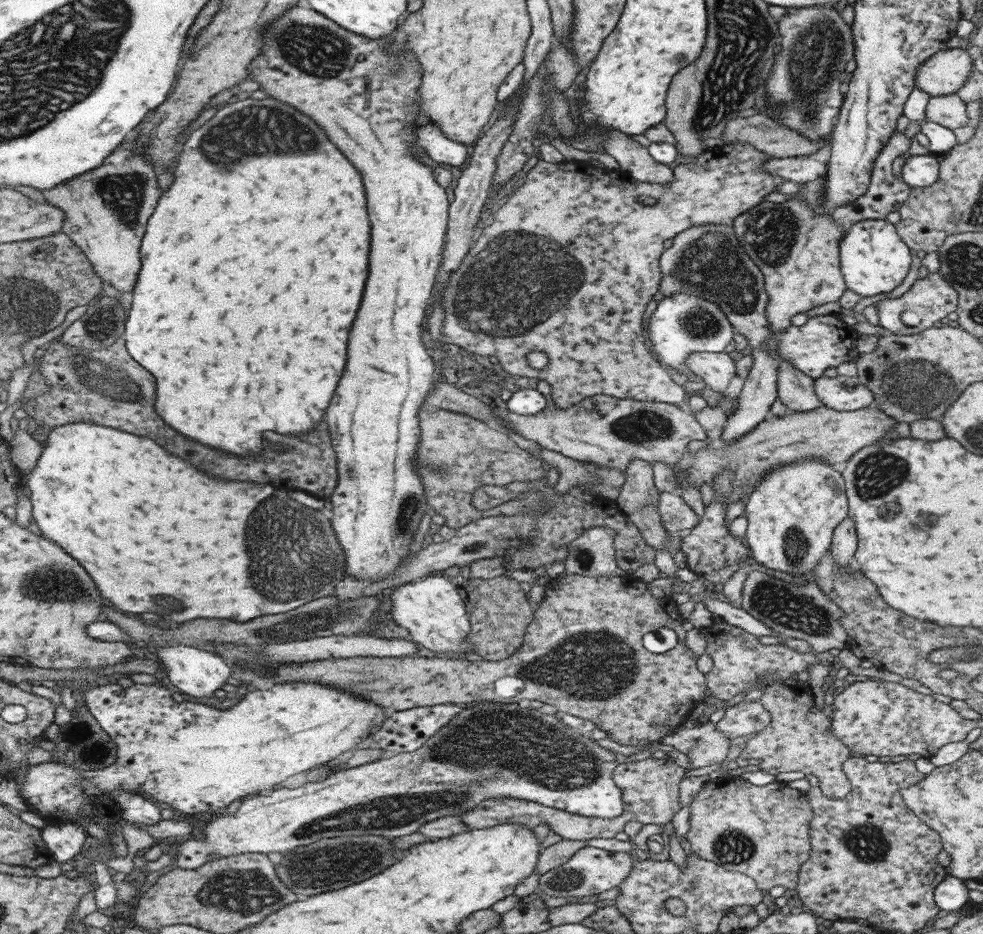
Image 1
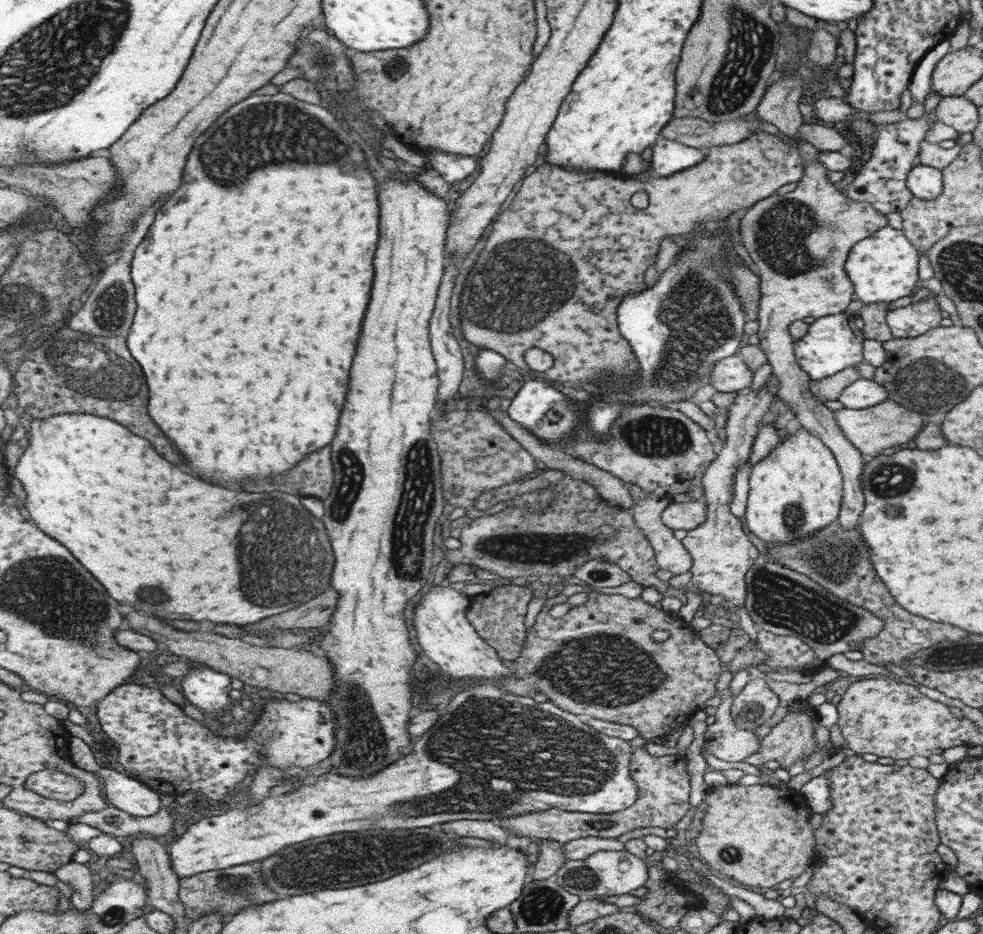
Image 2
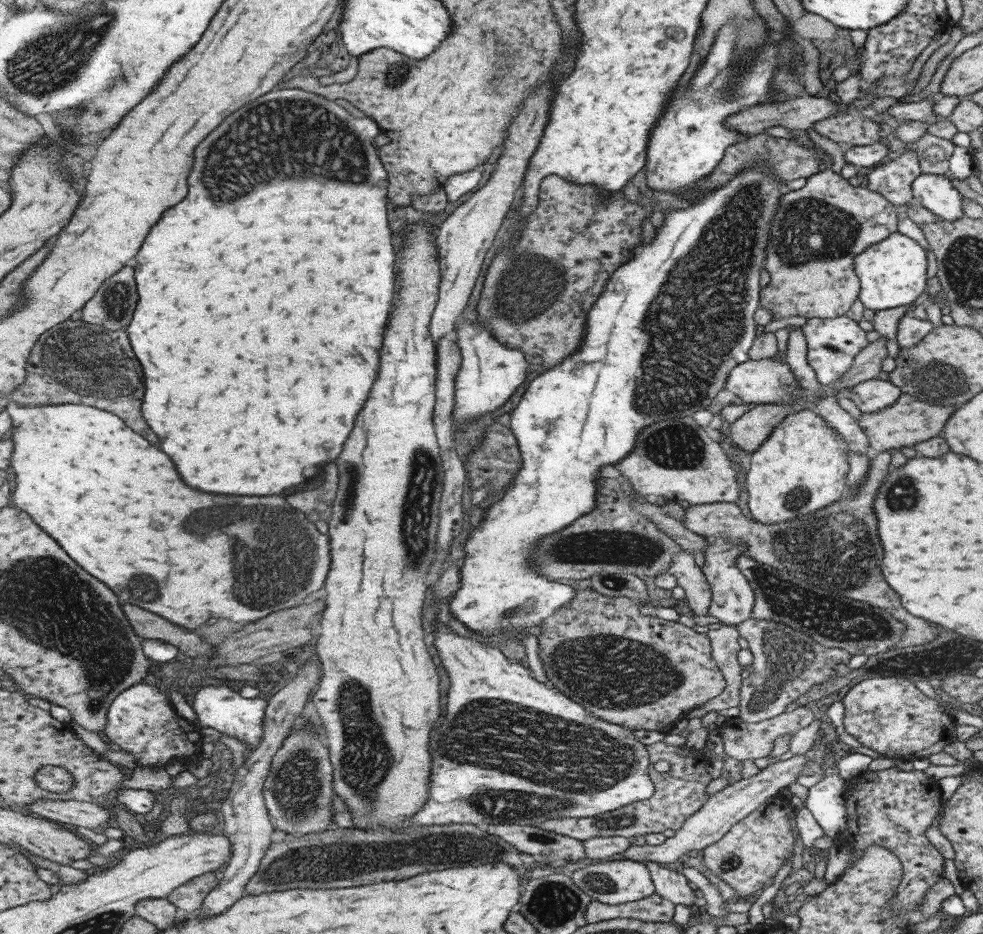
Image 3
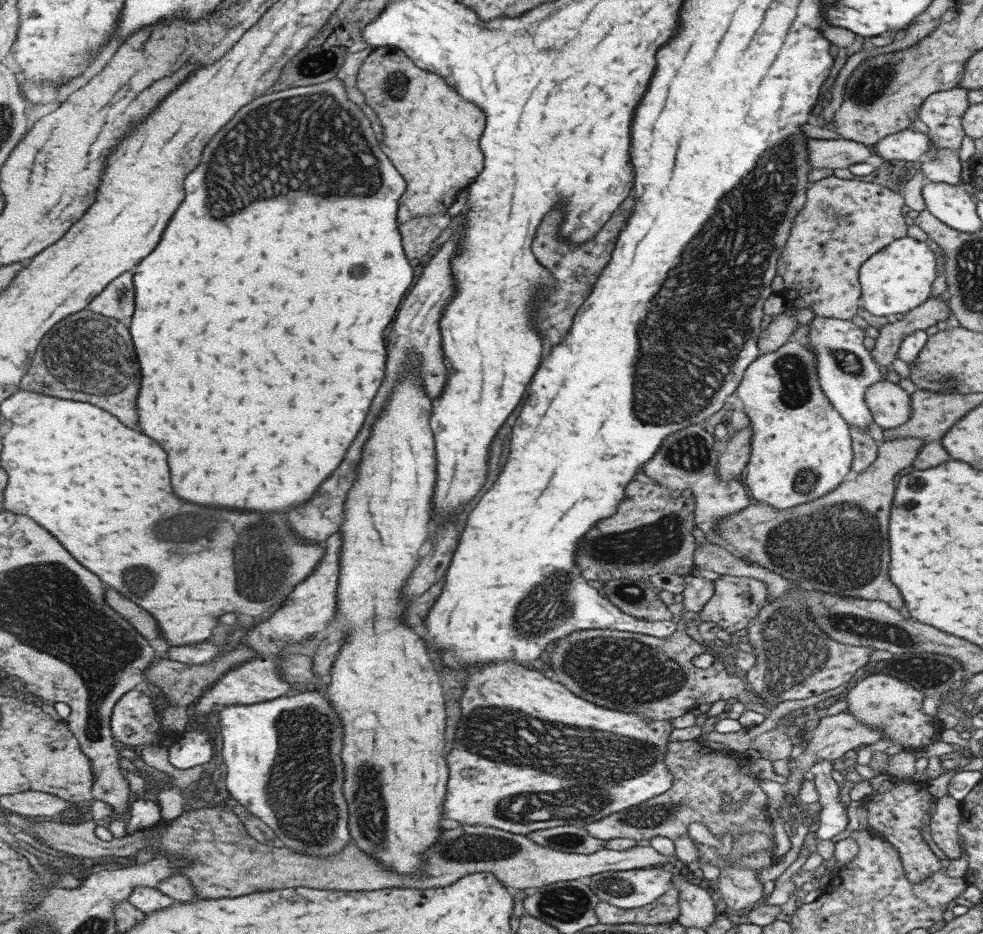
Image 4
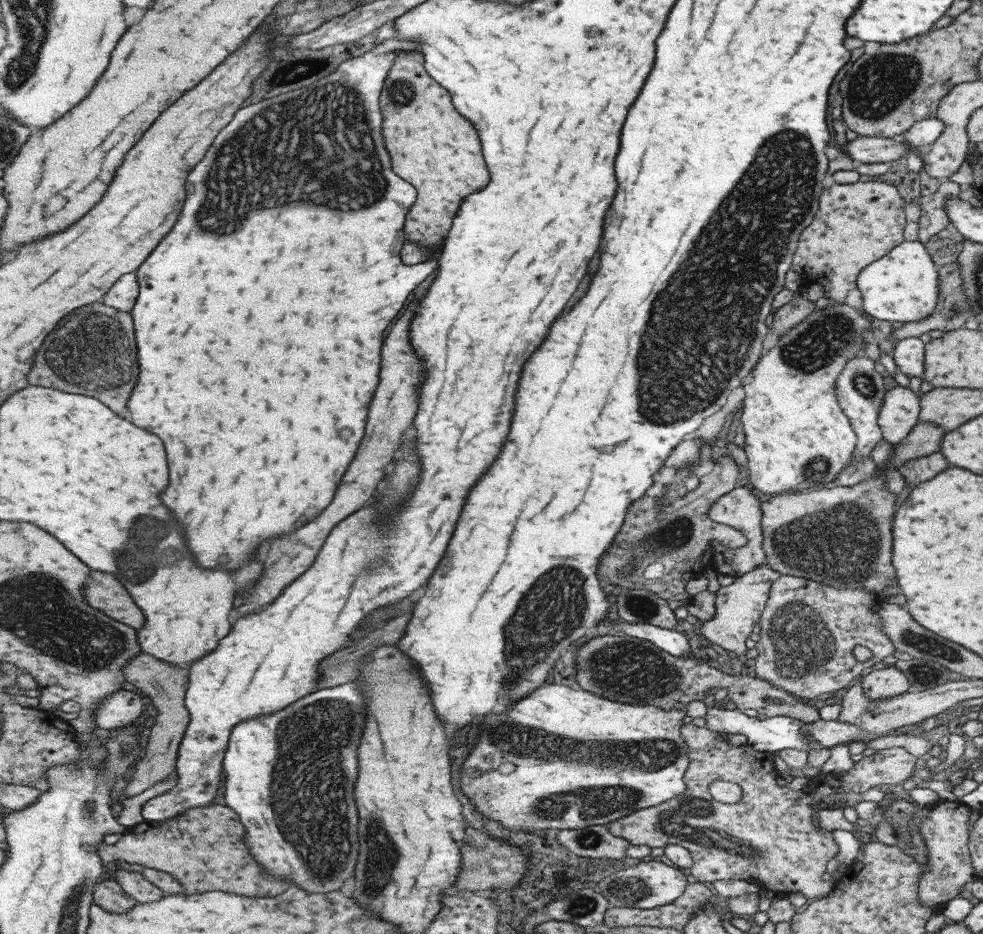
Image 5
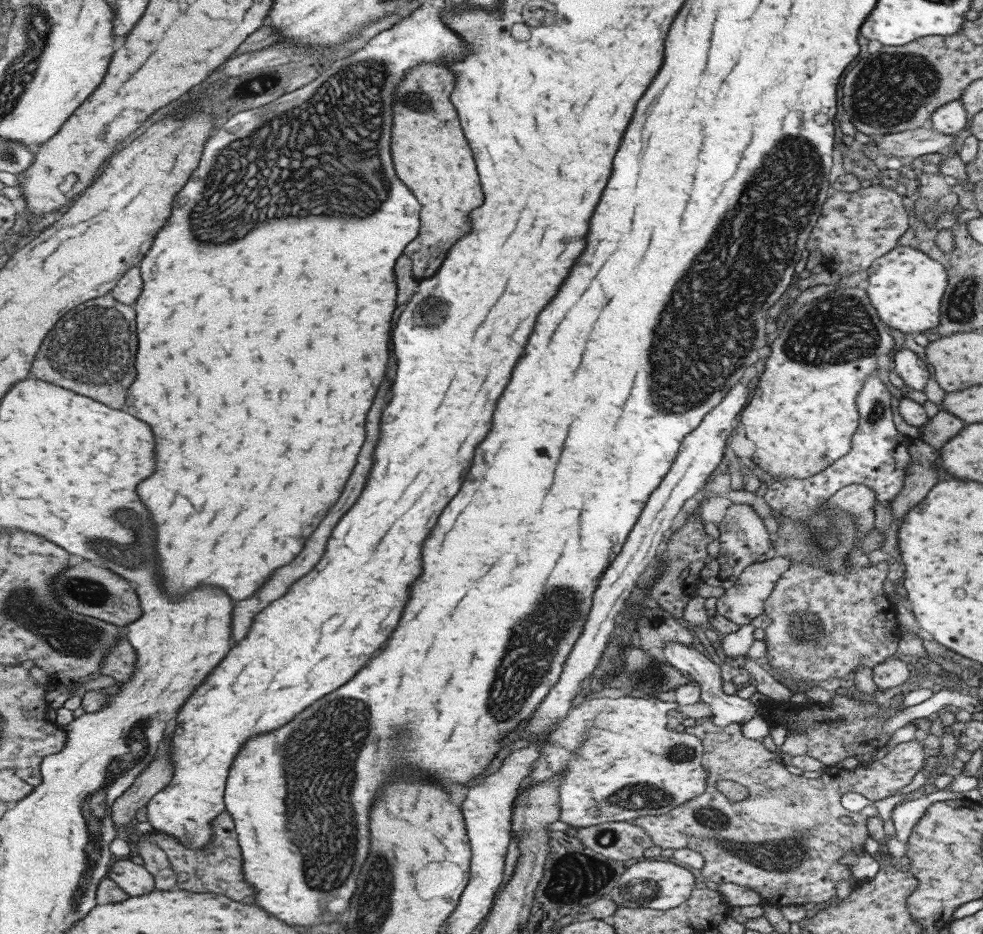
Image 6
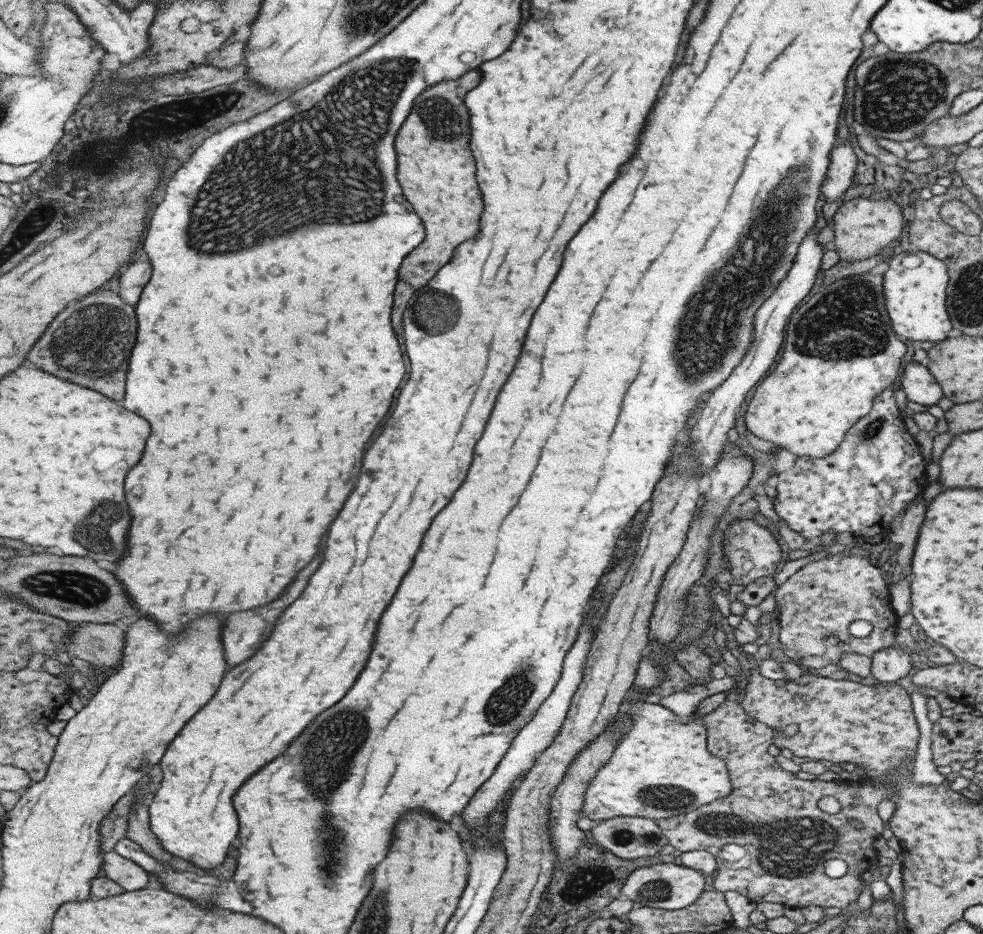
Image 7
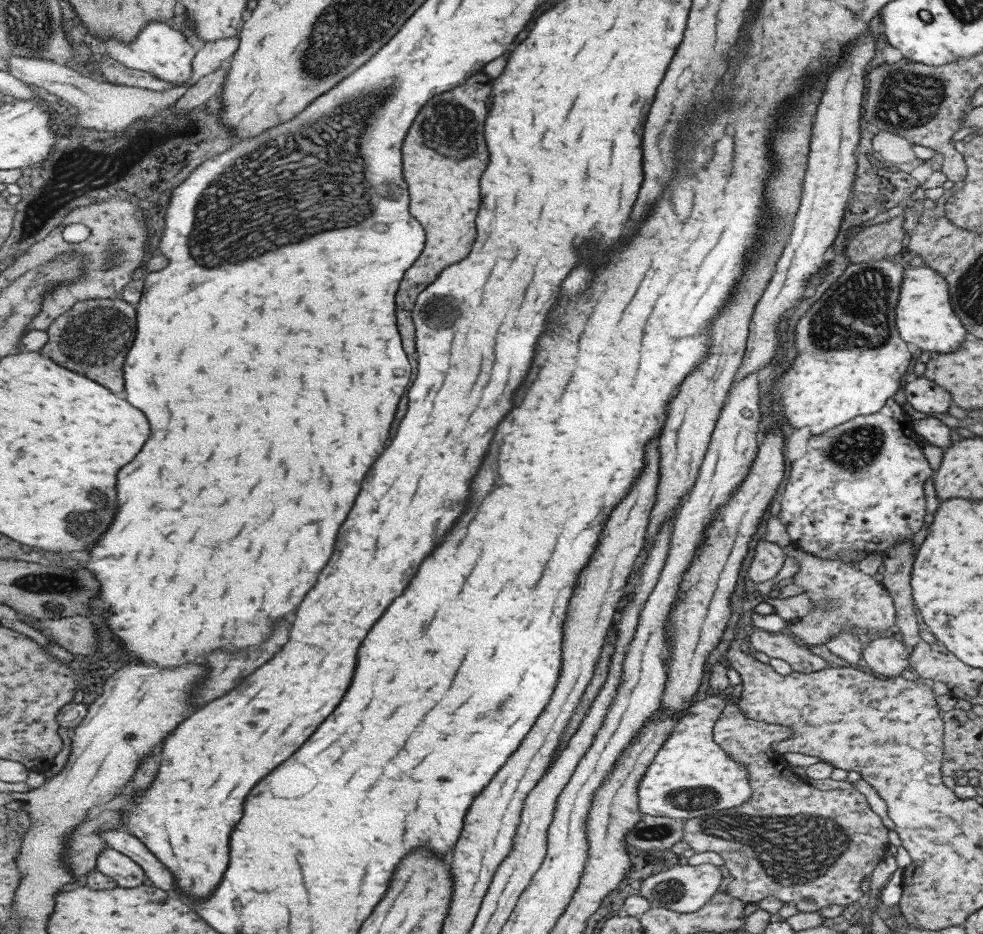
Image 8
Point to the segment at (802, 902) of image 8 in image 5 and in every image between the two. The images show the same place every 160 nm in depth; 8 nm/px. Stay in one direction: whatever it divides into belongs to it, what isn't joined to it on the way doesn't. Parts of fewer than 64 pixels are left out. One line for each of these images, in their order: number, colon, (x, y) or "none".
5: (766, 837)
6: (783, 840)
7: (773, 815)

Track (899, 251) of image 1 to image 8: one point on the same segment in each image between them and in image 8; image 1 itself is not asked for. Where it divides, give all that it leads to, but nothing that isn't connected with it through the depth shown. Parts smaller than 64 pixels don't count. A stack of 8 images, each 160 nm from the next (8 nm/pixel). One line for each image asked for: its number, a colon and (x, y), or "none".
2: (882, 267)
3: (891, 272)
4: (896, 279)
5: (901, 286)
6: (905, 286)
7: (914, 286)
8: (923, 316)

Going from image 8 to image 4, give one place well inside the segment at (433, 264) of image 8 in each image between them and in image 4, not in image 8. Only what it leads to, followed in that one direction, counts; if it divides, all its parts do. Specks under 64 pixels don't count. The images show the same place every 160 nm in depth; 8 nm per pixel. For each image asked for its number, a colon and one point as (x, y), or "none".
4: (432, 132)
5: (433, 144)
6: (430, 150)
7: (438, 170)

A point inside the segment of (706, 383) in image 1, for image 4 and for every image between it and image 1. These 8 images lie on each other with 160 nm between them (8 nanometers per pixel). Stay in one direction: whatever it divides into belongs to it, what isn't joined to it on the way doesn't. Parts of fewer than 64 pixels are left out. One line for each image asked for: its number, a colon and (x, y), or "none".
2: (730, 374)
3: (761, 381)
4: (800, 447)

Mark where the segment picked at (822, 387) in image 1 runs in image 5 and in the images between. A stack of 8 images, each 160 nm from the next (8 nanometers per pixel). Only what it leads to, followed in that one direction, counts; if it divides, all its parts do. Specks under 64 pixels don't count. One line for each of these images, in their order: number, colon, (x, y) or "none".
2: (862, 393)
3: (869, 396)
4: (888, 404)
5: (898, 413)

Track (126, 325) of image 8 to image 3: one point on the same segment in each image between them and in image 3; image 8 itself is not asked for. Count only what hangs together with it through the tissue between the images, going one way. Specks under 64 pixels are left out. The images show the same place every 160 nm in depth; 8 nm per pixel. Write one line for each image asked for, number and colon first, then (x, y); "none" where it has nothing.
3: (76, 363)
4: (77, 366)
5: (93, 352)
6: (94, 353)
7: (96, 353)

